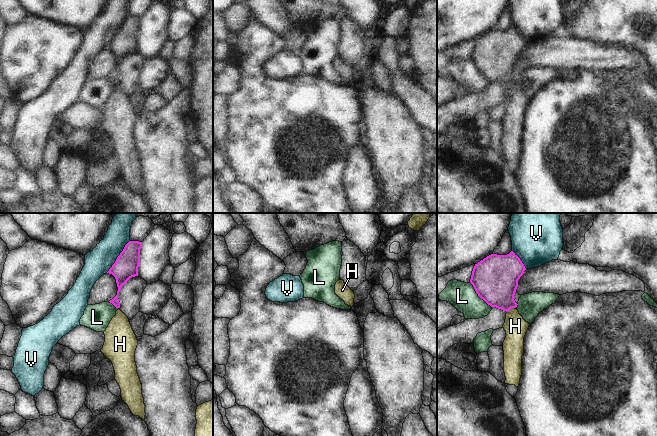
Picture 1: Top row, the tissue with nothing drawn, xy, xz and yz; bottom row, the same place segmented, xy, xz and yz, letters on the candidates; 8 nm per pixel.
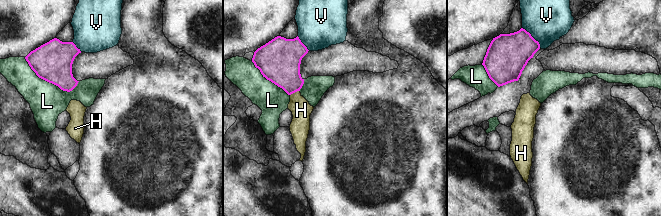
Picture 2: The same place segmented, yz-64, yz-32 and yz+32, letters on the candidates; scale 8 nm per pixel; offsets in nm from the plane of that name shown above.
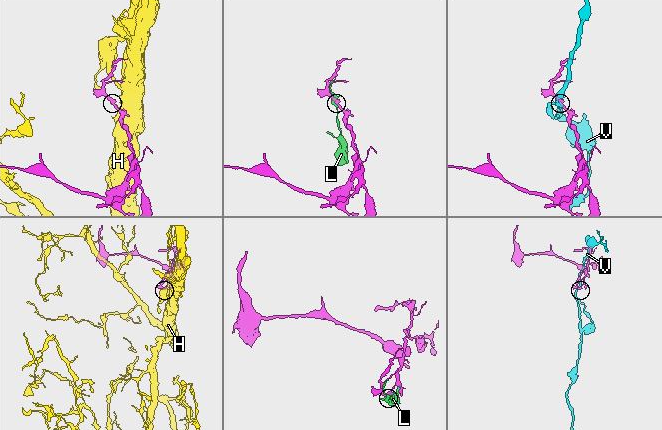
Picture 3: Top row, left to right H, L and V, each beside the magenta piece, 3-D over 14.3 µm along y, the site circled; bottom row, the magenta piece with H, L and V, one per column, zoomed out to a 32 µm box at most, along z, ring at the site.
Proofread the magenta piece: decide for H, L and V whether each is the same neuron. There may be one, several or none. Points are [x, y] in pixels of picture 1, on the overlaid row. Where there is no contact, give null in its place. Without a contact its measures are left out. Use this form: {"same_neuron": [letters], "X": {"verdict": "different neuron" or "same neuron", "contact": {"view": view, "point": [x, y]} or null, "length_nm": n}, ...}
{"same_neuron": ["H"], "H": {"verdict": "same neuron", "contact": {"view": "yz", "point": [510, 308]}, "length_nm": 80}, "L": {"verdict": "different neuron", "contact": {"view": "yz", "point": [478, 295]}, "length_nm": 260}, "V": {"verdict": "different neuron", "contact": {"view": "xy", "point": [118, 256]}, "length_nm": 320}}

